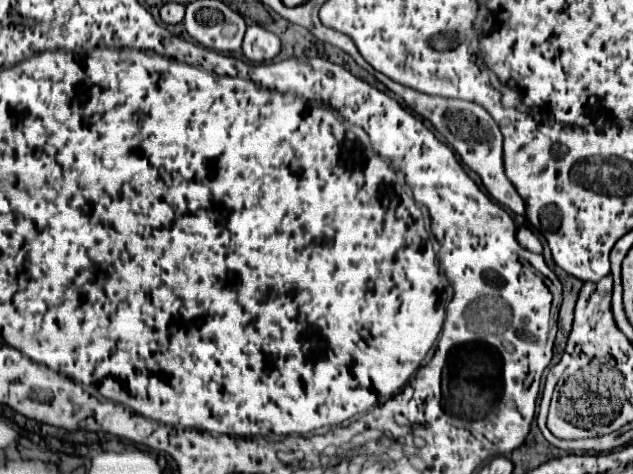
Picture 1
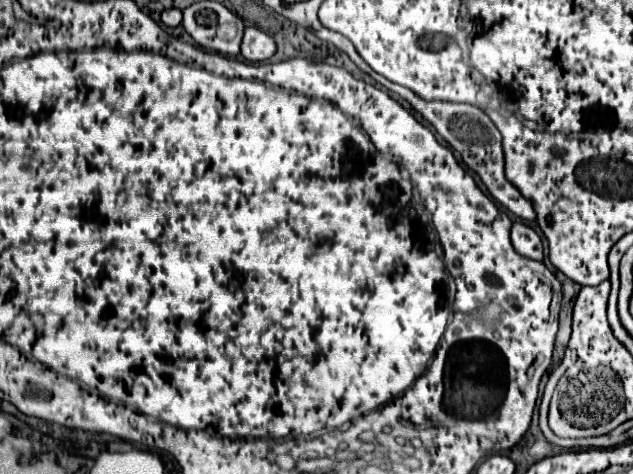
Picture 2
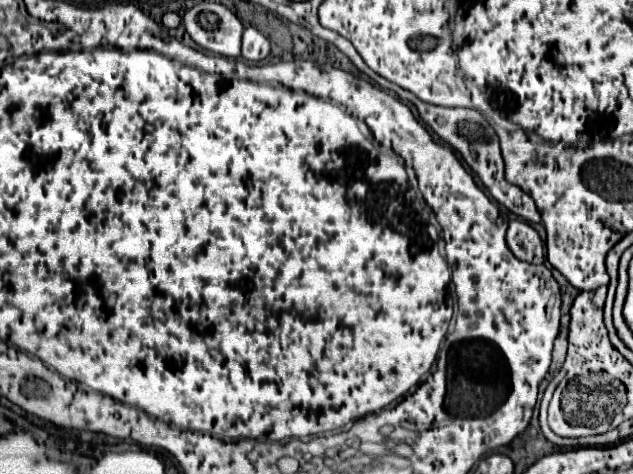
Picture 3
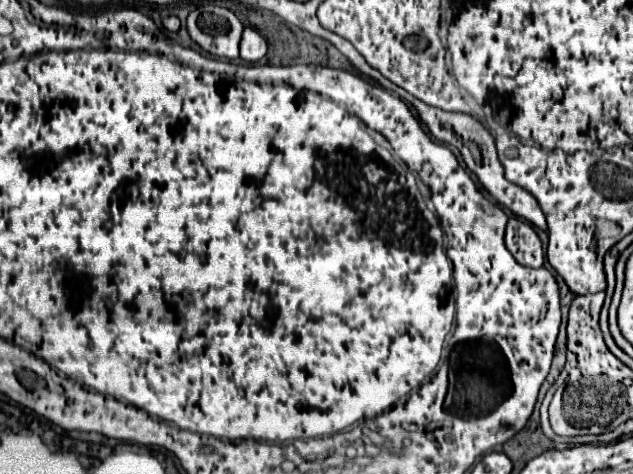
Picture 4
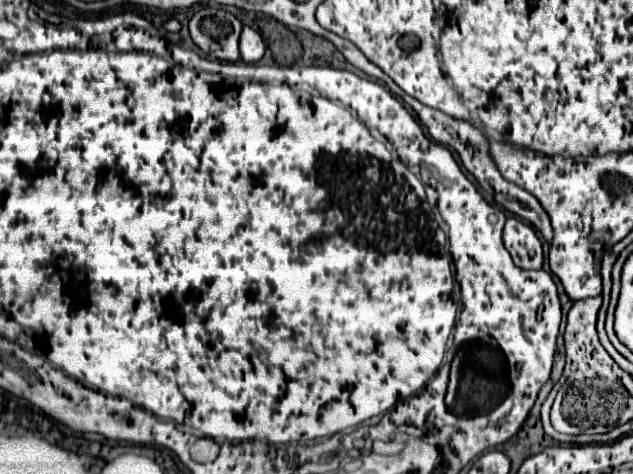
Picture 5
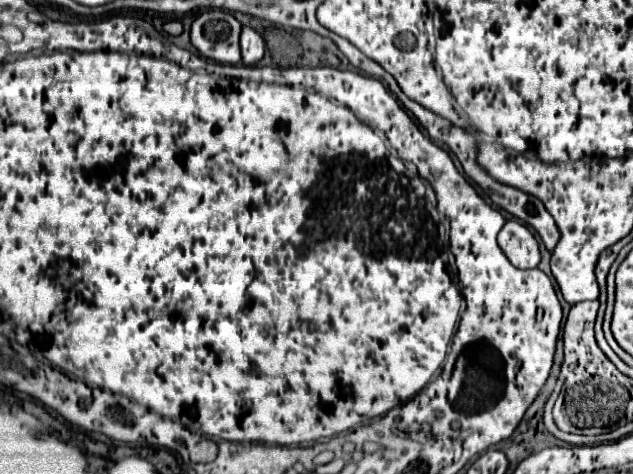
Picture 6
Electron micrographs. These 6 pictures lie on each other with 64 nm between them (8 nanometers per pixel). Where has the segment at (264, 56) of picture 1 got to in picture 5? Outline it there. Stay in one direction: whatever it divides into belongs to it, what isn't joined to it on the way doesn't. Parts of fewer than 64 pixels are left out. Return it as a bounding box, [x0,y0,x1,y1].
[240,26,266,64]

